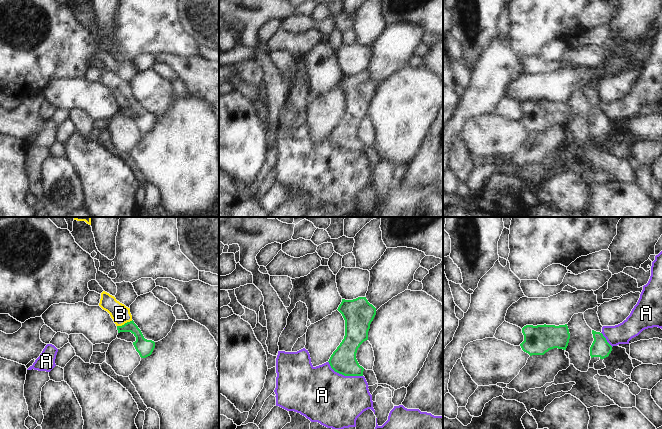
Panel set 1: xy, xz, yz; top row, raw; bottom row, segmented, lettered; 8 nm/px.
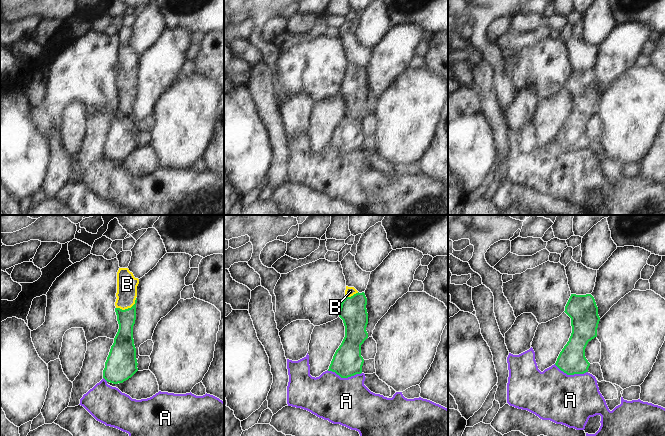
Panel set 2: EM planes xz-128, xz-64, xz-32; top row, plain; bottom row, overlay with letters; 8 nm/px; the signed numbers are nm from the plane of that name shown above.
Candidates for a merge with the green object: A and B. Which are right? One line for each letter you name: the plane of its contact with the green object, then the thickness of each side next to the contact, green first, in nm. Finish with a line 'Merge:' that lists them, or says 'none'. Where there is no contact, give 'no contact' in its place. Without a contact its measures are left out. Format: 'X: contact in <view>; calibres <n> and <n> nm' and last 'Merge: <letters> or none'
B: contact in xy; calibres 140 and 150 nm
Merge: B

